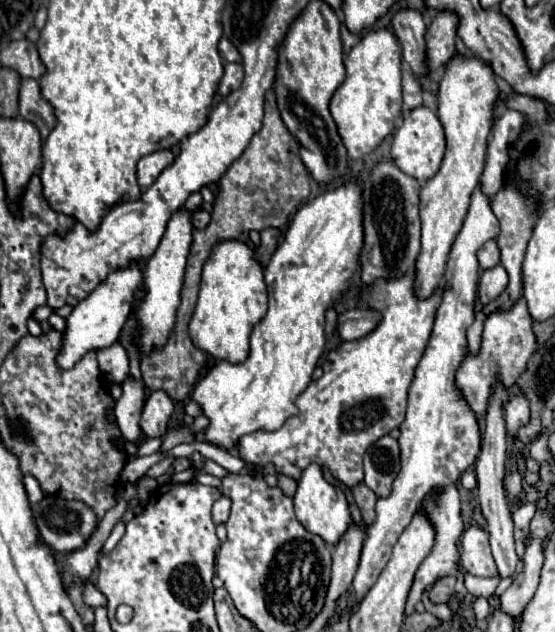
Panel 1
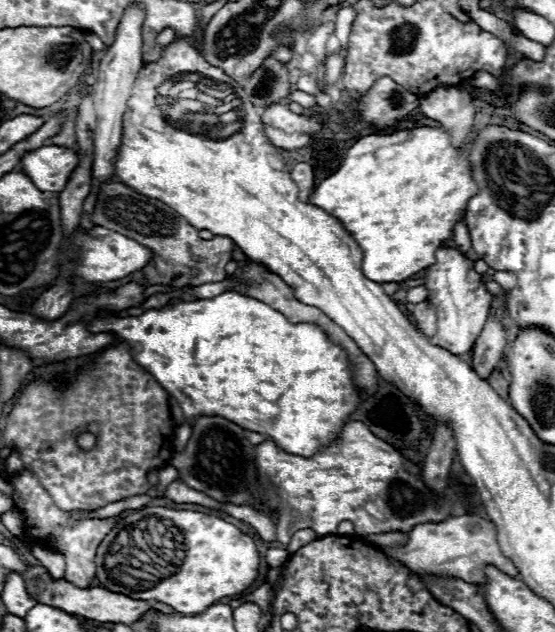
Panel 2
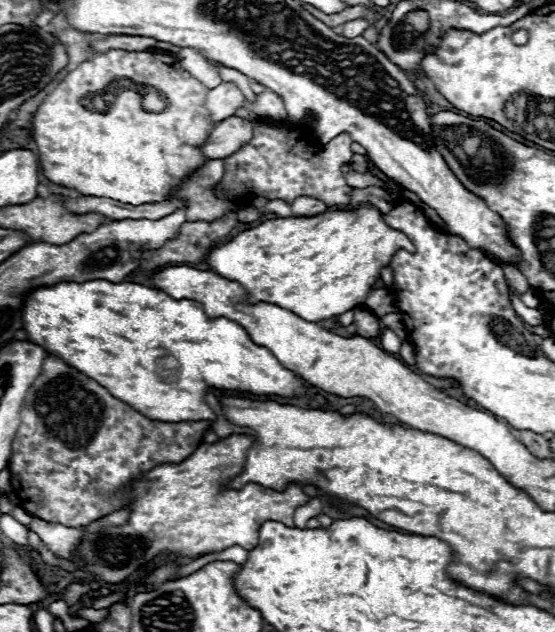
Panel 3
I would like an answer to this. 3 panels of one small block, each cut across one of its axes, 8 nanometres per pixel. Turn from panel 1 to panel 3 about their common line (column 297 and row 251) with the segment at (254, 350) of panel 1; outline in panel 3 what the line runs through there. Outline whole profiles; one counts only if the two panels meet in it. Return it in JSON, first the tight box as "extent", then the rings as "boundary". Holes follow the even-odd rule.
{"extent":[208,206,414,322],"boundary":[[[358,206],[356,210],[330,208],[318,216],[290,216],[266,220],[256,228],[240,232],[230,242],[214,248],[208,256],[208,264],[214,272],[228,280],[242,284],[250,296],[250,302],[268,302],[280,308],[292,310],[308,322],[318,318],[338,316],[352,310],[366,300],[368,292],[380,278],[380,270],[390,266],[396,250],[414,250],[412,242],[400,232],[390,228],[376,206]]]}

